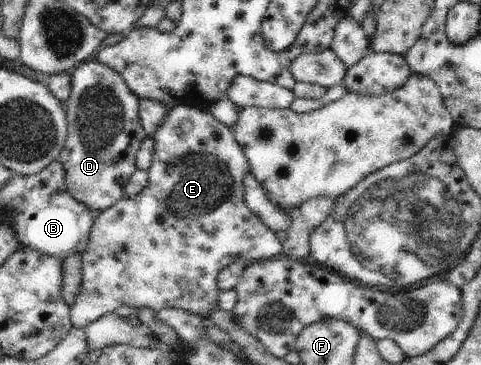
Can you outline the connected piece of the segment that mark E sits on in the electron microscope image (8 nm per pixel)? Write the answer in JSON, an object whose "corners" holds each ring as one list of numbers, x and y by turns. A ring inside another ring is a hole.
{"corners":[[181,104,175,105,164,118,164,123,156,130,154,138,153,162,148,173,148,181,144,189,134,197,123,196,112,207,100,212,92,224,90,239,87,248,82,254,82,283,80,291,75,297,74,303,70,306,70,319,73,327,87,328,92,322,107,313,118,310,119,307,128,306,134,309,147,307,156,313,168,308,183,309,193,314,199,315,207,320,212,311,218,310,218,298,222,290,218,285,218,274,226,266,235,261,254,262,266,260,271,256,279,255,282,252,282,242,277,239,273,232,265,223,247,208,244,199,244,180,250,172,250,162,243,152,241,145,235,140,234,132,227,125,219,122,209,110,201,105]]}

